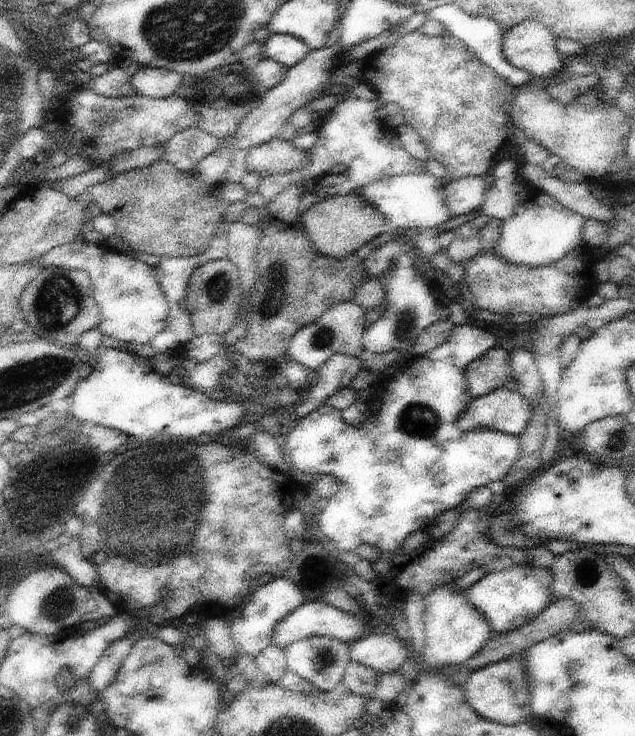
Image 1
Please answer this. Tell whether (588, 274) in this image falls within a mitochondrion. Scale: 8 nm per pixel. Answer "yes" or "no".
no

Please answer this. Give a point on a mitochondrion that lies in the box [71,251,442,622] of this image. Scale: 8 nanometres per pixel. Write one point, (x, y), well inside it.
(128, 523)

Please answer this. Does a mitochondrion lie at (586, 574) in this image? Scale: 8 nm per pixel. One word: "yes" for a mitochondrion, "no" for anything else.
yes

